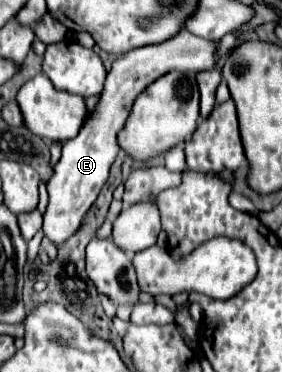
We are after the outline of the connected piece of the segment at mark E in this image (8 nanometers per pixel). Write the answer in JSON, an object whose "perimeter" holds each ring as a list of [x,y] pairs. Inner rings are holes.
{"perimeter":[[[180,31],[180,35],[174,35],[172,39],[166,39],[158,45],[140,47],[136,51],[128,51],[120,59],[114,61],[104,91],[100,95],[100,103],[92,111],[92,115],[86,119],[80,133],[66,141],[62,145],[62,157],[54,167],[54,175],[48,181],[48,207],[44,213],[44,237],[50,239],[50,243],[58,249],[62,247],[80,227],[86,211],[96,201],[102,185],[108,179],[110,165],[120,153],[118,145],[118,131],[122,131],[136,97],[158,77],[162,77],[168,71],[182,71],[182,73],[198,73],[214,67],[214,51],[216,43],[196,37],[188,31]]]}

